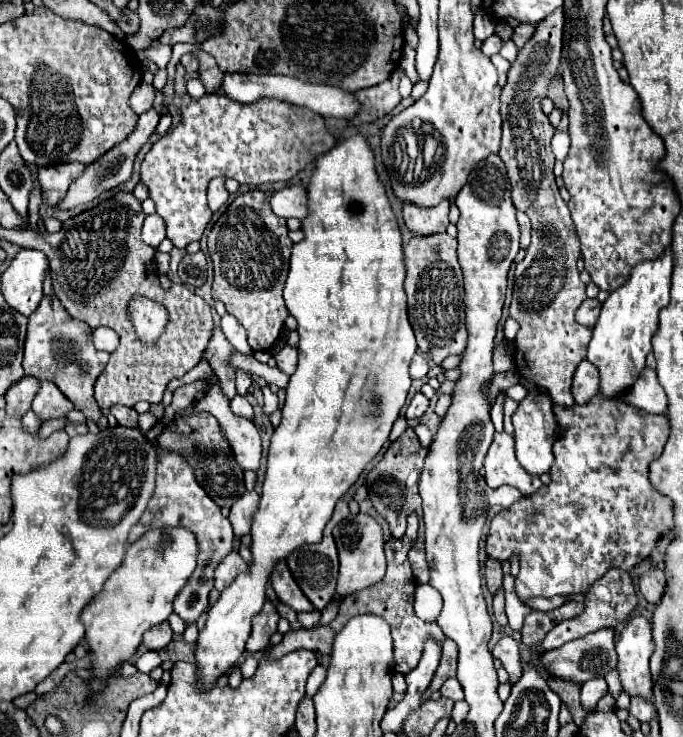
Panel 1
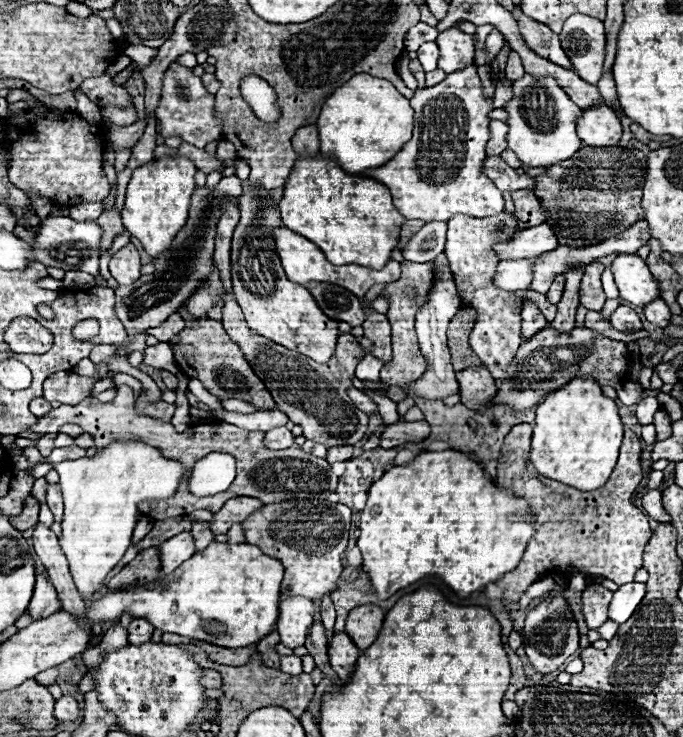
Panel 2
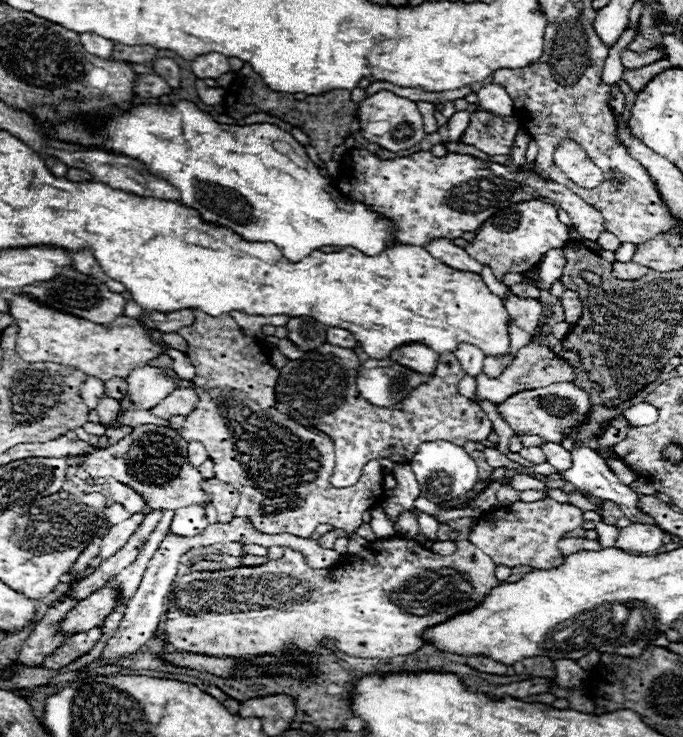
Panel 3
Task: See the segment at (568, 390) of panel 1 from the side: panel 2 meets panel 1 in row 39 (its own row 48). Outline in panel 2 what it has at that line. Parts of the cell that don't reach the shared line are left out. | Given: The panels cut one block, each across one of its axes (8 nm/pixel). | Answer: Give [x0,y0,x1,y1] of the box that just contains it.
[512,10,572,70]

